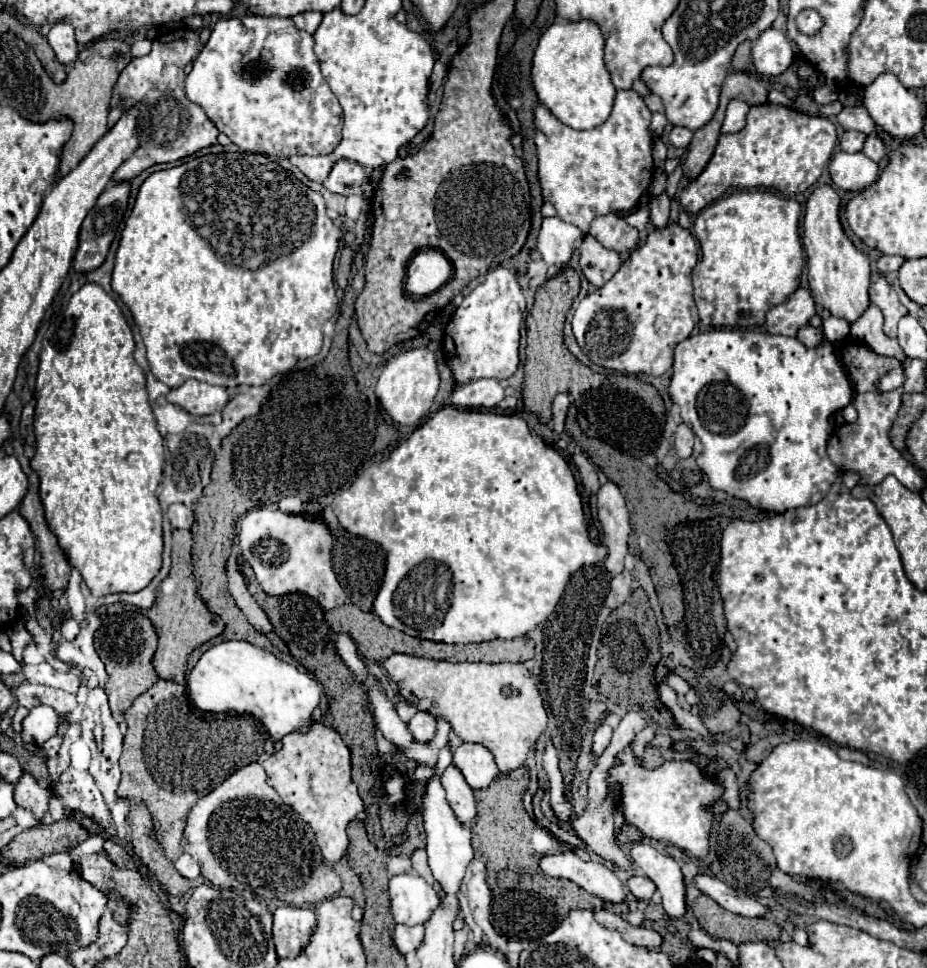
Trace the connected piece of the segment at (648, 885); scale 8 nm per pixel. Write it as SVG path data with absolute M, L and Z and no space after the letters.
M632 876L628 880L628 888L636 896L636 900L640 900L640 902L648 902L656 890L654 882L650 878L644 878L644 876Z

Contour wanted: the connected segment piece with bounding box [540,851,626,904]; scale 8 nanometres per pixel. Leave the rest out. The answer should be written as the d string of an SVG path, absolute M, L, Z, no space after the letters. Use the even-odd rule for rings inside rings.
M573 851L548 854L541 858L540 868L546 876L566 878L584 888L588 894L606 902L624 902L626 886L604 862L582 862Z

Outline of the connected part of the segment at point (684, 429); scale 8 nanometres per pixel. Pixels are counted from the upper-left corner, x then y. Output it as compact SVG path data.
M680 424L678 430L674 432L674 448L676 448L676 454L680 458L690 458L692 456L694 440L696 440L694 432L686 424Z

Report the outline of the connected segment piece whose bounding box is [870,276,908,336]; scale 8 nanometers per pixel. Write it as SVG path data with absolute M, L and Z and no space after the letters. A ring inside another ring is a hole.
M880 276L872 286L870 286L870 298L872 302L882 310L884 314L884 334L886 336L896 336L898 320L908 314L908 310L900 304L894 288L886 282L884 276Z

